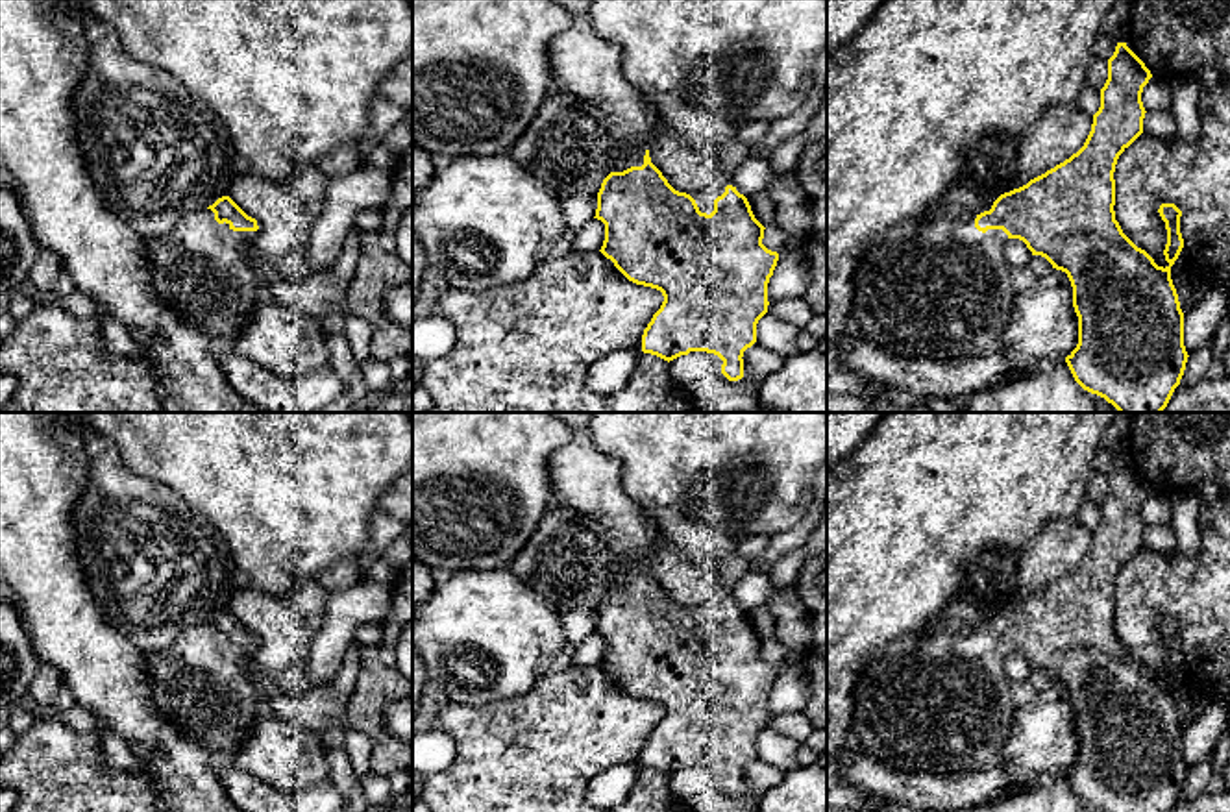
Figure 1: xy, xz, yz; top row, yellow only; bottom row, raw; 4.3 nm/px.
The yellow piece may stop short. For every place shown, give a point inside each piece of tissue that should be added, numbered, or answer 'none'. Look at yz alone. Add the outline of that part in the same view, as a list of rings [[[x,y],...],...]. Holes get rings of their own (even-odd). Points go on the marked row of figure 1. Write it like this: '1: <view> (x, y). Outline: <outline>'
1: yz (946, 293). Outline: [[[938,200],[925,211],[914,237],[879,242],[866,252],[855,272],[853,320],[869,342],[901,357],[953,363],[999,351],[1014,289],[1002,255],[1008,235],[975,228],[975,218],[991,205],[982,203],[971,213]]]

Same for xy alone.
1: xy (200, 269). Outline: [[[207,207],[185,215],[165,237],[148,242],[152,289],[181,320],[202,329],[218,351],[233,351],[257,309],[261,276],[250,266],[248,252],[257,231],[233,231],[218,224]]]

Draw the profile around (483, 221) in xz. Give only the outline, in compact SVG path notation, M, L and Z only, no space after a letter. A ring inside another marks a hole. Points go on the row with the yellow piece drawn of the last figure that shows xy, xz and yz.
M505 154L440 163L437 176L412 198L412 229L425 250L424 281L485 292L531 277L566 228L562 200Z

